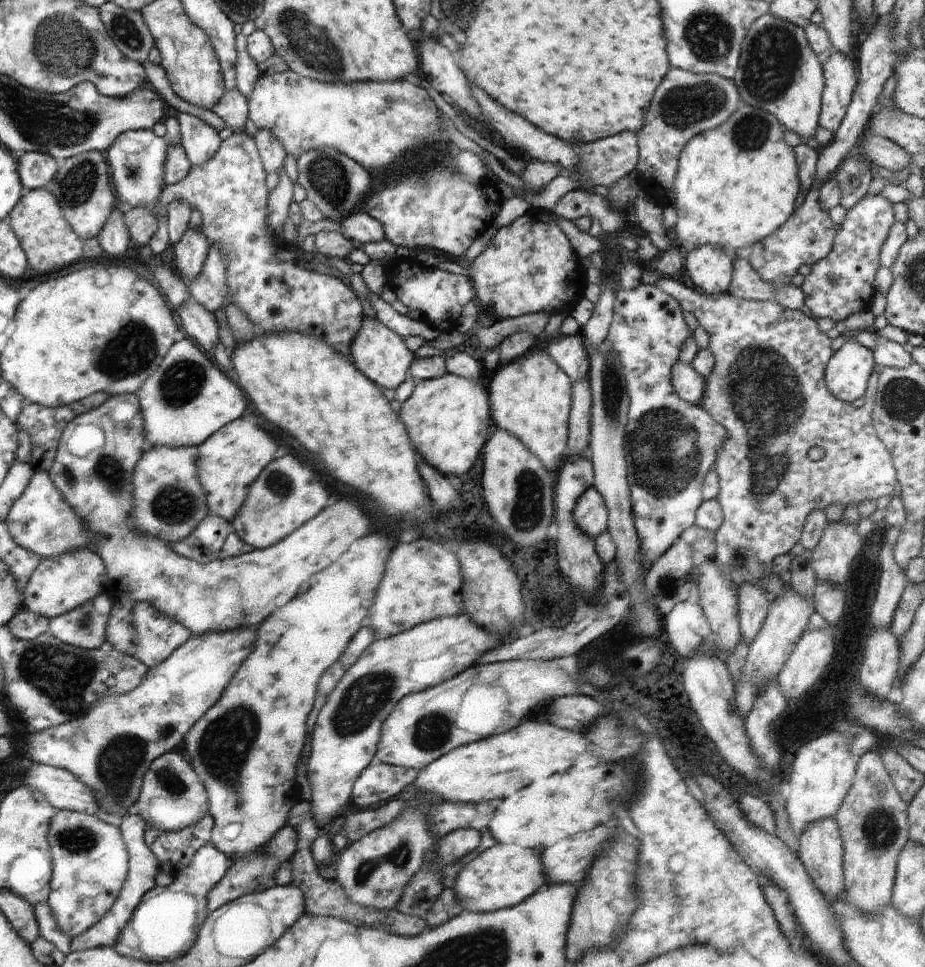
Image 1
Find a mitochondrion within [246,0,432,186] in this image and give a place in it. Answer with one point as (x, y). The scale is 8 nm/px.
(305, 37)

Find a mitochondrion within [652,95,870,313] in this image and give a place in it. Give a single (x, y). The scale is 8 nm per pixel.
(751, 131)

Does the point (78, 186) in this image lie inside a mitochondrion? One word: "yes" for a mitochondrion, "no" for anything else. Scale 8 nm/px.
yes

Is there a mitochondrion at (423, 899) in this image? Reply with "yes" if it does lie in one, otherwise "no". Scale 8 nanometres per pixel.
no

